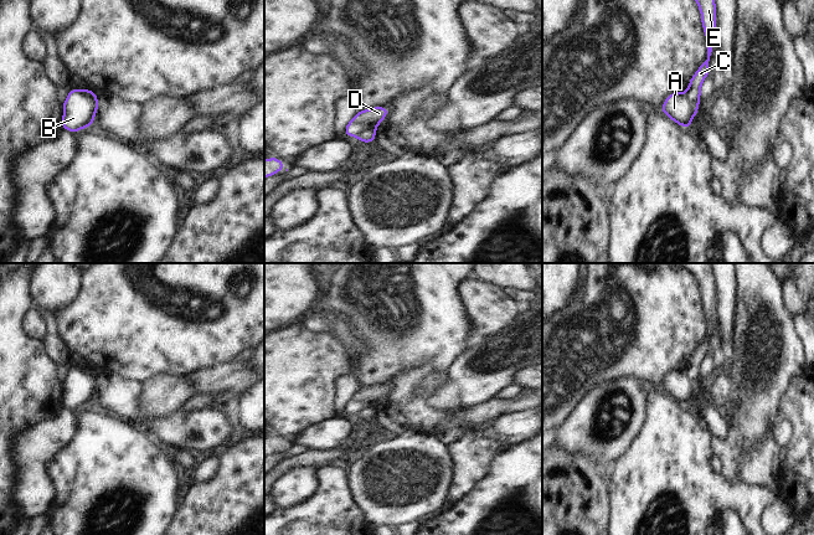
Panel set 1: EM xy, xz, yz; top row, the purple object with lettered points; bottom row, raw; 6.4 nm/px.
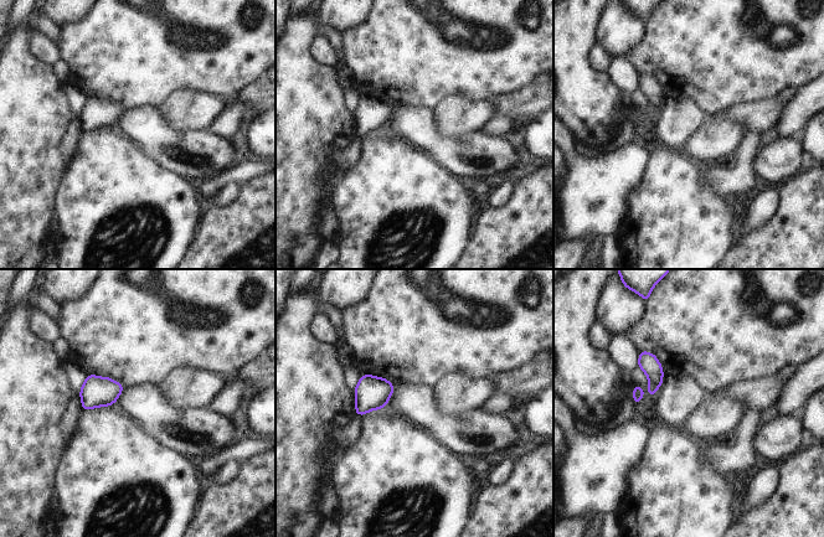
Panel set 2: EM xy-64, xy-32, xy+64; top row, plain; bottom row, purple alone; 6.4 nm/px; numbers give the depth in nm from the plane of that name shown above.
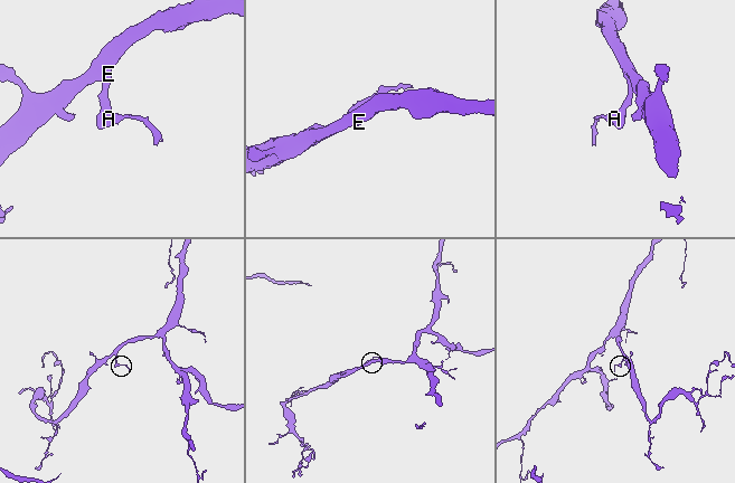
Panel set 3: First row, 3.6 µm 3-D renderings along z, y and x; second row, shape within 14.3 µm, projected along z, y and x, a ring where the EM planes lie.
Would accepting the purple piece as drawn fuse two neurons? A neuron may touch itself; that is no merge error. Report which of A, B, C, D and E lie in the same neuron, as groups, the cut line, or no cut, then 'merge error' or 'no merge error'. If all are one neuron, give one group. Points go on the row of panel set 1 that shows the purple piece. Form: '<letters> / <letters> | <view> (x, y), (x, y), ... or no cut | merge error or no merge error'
A B D / C E | xz (375, 129), (364, 129), (356, 137) | merge error

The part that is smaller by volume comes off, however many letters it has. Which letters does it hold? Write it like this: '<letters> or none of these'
A, B, D

